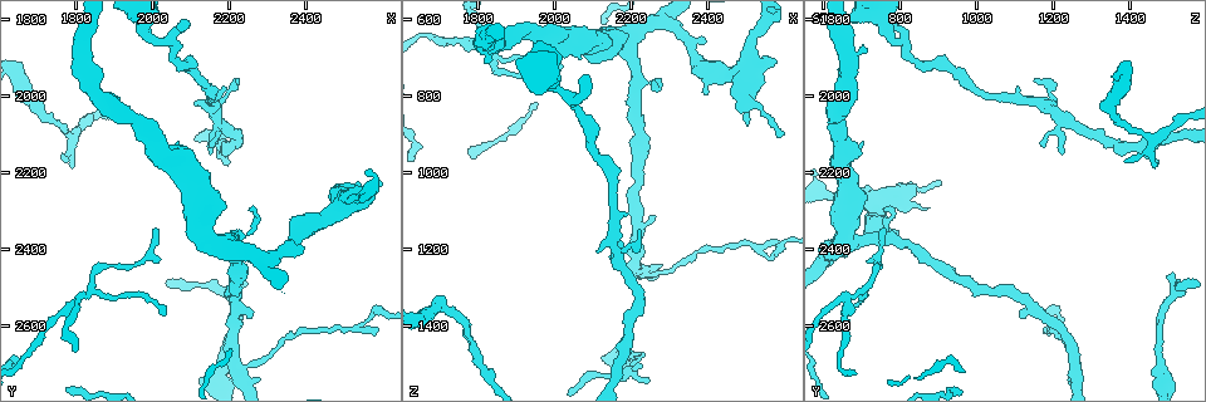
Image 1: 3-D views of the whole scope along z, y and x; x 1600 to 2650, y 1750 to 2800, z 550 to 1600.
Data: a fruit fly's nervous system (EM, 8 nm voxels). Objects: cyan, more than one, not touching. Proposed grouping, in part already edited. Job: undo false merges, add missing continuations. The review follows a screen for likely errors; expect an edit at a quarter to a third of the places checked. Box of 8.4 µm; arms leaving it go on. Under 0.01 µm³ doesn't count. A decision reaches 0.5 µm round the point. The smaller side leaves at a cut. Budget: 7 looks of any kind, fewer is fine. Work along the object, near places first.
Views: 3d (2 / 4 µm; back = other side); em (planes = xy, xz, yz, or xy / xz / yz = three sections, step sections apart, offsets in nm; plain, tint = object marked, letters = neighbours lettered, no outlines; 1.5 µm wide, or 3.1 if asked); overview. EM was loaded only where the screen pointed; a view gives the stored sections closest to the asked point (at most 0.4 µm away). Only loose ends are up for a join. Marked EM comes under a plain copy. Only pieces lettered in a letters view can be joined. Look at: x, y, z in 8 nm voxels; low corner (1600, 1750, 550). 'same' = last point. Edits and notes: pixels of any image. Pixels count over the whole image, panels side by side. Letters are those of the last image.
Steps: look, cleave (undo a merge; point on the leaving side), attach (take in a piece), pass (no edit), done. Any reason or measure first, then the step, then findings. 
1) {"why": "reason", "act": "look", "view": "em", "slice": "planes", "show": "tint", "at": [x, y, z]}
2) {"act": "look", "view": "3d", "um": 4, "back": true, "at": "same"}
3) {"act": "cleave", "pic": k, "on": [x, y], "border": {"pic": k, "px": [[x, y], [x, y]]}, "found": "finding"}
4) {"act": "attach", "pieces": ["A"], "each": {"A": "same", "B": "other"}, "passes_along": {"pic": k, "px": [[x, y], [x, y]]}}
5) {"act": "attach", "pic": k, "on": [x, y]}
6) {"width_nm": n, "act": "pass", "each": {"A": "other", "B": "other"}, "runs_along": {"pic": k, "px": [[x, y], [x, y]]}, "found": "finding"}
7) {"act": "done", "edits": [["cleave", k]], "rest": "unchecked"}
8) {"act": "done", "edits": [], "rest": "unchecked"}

{"why": "calibre changes", "act": "look", "view": "em", "slice": "xz", "step": 8, "show": "letters", "at": [2040, 1855, 805]}

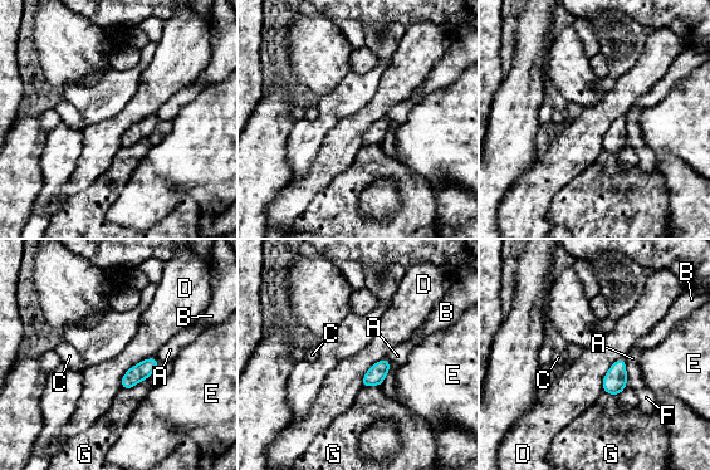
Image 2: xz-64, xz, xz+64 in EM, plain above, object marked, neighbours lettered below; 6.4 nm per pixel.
{"longest_contact_nm": ["D", 300], "act": "pass", "each": {"A": "other", "B": "other", "C": "other", "D": "other", "E": "other", "F": "other", "G": "other"}, "found": "continuous, no second neuron"}

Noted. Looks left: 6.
{"why": "branch stops here", "act": "look", "view": "3d", "um": 2, "at": [2510, 2295, 870]}

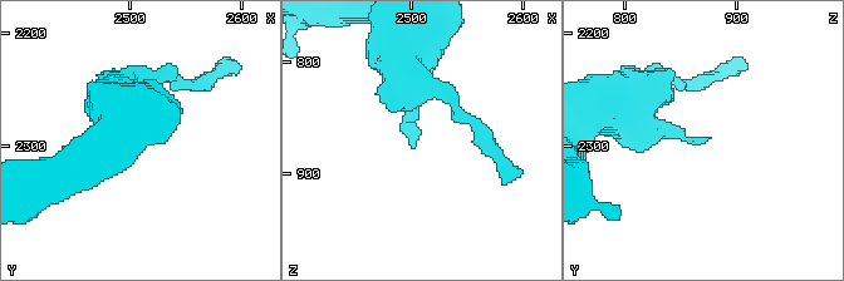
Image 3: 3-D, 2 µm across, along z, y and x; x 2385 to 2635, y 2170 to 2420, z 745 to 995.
{"act": "look", "view": "em", "slice": "planes", "show": "tint", "at": [2502, 2294, 876]}

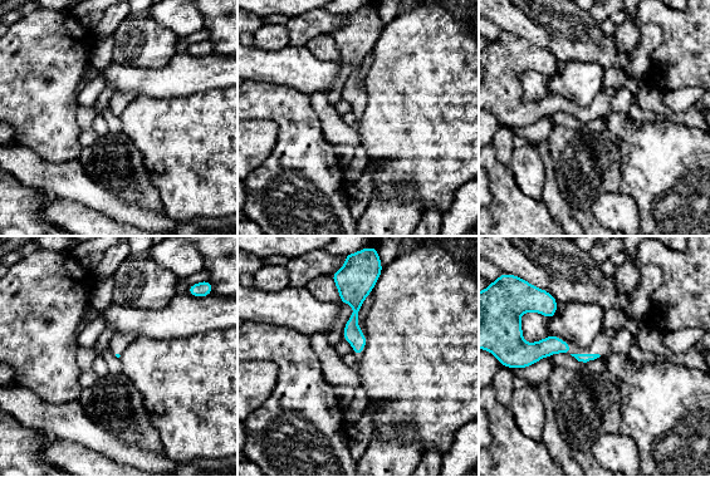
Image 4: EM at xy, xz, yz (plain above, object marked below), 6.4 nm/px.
{"act": "look", "view": "em", "slice": "planes", "show": "letters", "at": "same"}

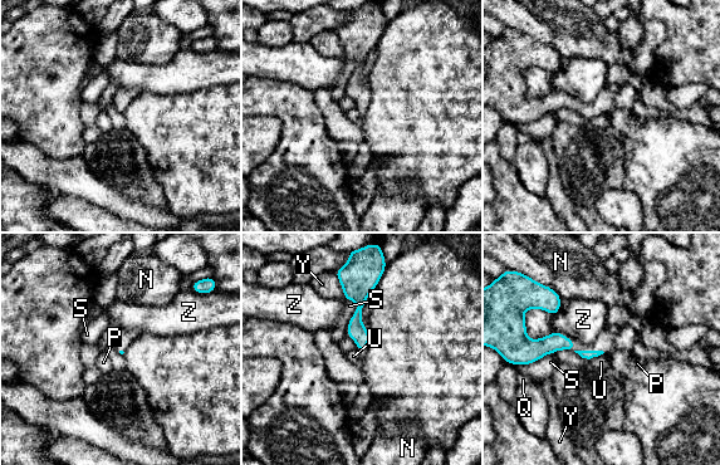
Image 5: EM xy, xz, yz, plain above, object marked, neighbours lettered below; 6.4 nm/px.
{"longest_contact_nm": ["S", 240], "act": "pass", "each": {"N": "other", "P": "other", "Q": "other", "S": "other", "U": "other", "Y": "other", "Z": "other"}, "border": {"pic": 5, "px": [[602, 353], [588, 362]]}, "found": "none of them fits"}

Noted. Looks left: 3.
{"why": "an open end", "act": "look", "view": "em", "slice": "yz", "step": 8, "show": "tint", "at": [1775, 2170, 1385]}

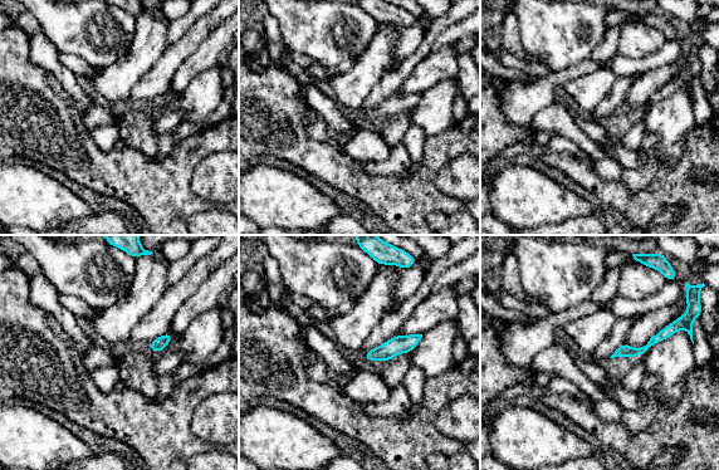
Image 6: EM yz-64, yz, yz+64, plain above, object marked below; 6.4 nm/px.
{"act": "look", "view": "em", "slice": "planes", "show": "letters", "at": "same"}

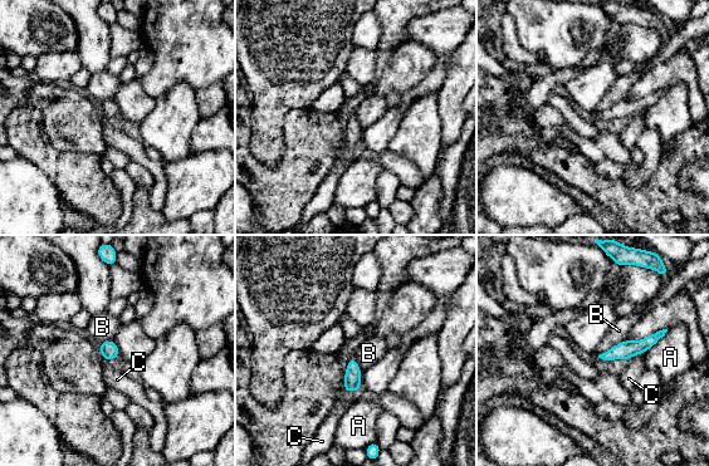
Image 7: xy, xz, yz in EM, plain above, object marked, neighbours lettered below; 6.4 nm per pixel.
{"width_nm": 110, "act": "pass", "each": {"A": "other", "B": "other", "C": "other"}, "border": {"pic": 7, "px": [[626, 338], [597, 356]]}, "found": "none of them fits"}

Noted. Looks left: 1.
{"act": "done", "edits": [], "rest": "unchecked"}

